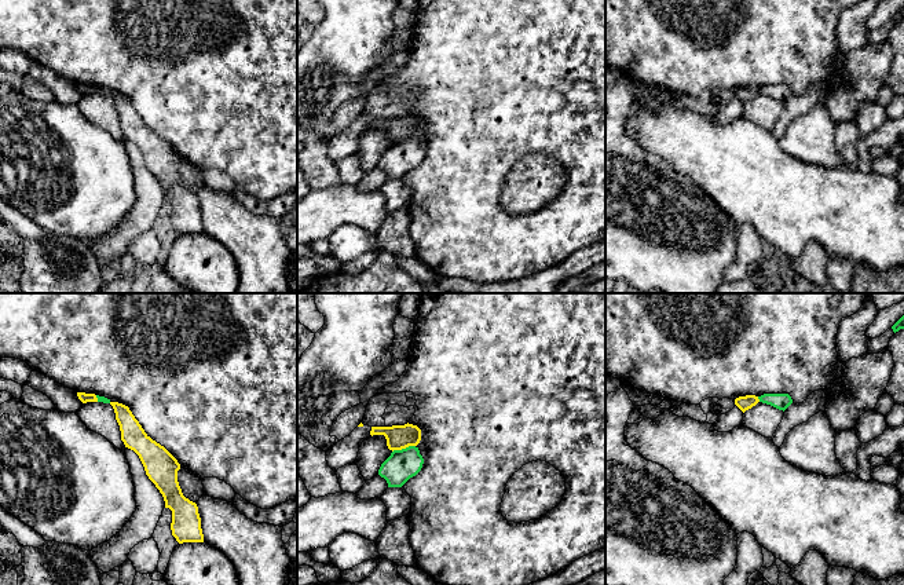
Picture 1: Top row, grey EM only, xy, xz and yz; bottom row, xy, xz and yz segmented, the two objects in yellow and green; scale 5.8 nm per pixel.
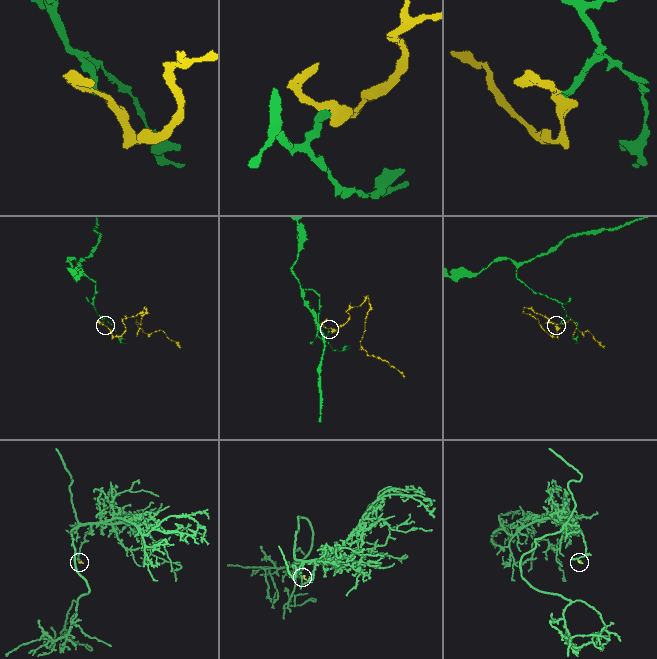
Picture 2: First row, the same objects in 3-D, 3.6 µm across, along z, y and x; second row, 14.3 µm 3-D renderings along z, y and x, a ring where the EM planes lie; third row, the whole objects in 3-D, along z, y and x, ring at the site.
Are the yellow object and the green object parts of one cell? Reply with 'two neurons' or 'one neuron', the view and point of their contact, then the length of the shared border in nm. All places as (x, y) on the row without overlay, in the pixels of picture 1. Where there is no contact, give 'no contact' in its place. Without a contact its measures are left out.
two neurons | xz (403, 139) | 140 nm

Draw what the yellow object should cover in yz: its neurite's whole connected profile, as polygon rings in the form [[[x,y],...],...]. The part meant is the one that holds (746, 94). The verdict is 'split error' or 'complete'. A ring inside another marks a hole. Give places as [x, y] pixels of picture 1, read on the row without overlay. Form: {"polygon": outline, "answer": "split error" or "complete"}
{"polygon": [[[755,87],[739,88],[735,91],[735,96],[744,105],[760,94]]], "answer": "complete"}

